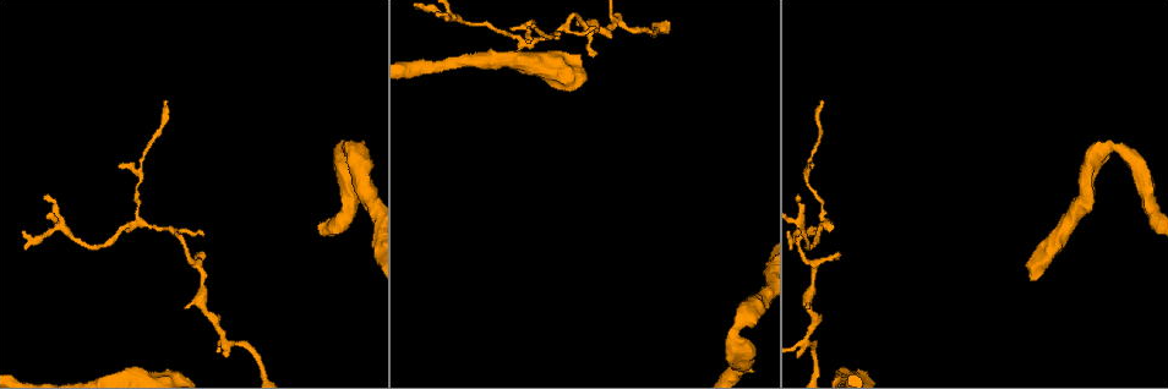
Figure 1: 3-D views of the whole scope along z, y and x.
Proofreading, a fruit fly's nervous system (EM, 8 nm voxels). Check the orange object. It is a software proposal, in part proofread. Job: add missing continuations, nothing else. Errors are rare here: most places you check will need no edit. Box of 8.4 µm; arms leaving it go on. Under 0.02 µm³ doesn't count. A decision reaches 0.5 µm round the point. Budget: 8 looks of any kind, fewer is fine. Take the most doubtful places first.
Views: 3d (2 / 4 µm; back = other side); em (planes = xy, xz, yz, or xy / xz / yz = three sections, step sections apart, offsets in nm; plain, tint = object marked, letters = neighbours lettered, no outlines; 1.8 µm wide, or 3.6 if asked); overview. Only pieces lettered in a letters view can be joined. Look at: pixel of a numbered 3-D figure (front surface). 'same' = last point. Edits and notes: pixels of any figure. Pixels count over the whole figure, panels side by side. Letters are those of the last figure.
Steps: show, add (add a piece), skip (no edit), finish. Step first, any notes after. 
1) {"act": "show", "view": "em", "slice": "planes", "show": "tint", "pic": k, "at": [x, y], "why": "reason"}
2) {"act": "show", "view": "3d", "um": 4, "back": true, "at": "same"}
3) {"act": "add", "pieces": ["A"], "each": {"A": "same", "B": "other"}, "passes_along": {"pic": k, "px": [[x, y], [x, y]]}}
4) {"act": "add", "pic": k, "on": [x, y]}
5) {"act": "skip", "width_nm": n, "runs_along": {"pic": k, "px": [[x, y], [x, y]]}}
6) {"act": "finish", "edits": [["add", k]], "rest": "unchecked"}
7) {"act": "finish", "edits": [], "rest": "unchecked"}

{"act": "show", "view": "em", "slice": "planes", "show": "tint", "pic": 1, "at": [559, 38], "why": "free end"}

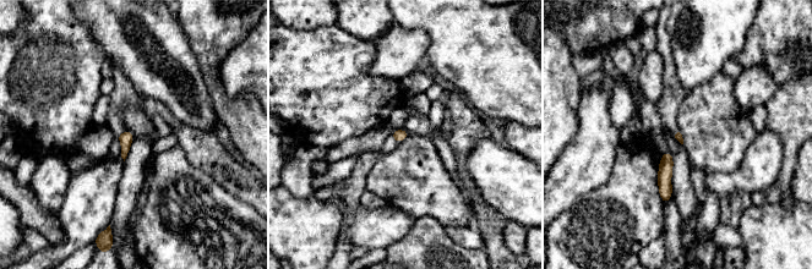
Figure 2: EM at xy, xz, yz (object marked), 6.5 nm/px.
{"act": "show", "view": "em", "slice": "planes", "show": "letters", "at": "same", "why": "what lies round it"}

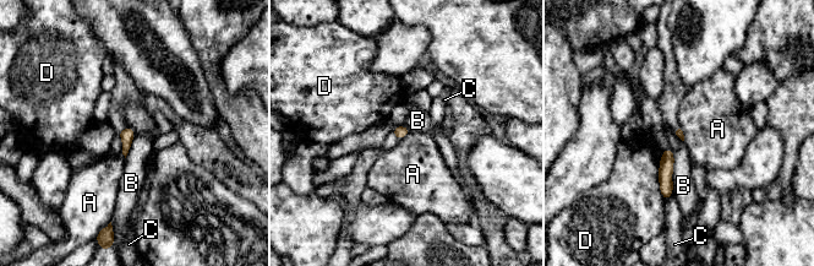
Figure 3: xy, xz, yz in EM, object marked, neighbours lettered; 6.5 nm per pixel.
{"act": "skip", "each": {"A": "other", "B": "other", "C": "other", "D": "other"}, "border": {"pic": 3, "px": [[410, 131], [399, 140]]}, "found": "none of them fits"}

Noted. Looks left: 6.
{"act": "show", "view": "3d", "um": 4, "pic": 1, "at": [201, 251], "why": "branch stops here"}

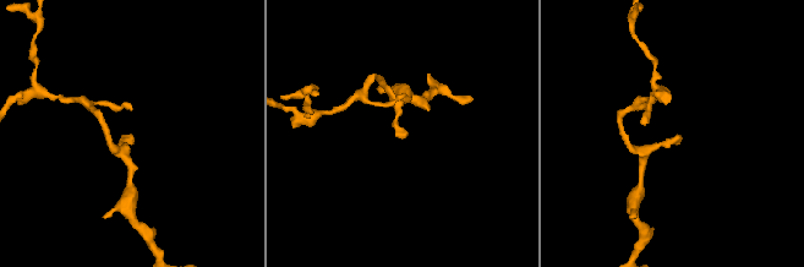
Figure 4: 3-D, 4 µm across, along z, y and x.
{"act": "show", "view": "em", "slice": "yz", "step": 16, "show": "letters", "pic": 4, "at": [680, 135]}

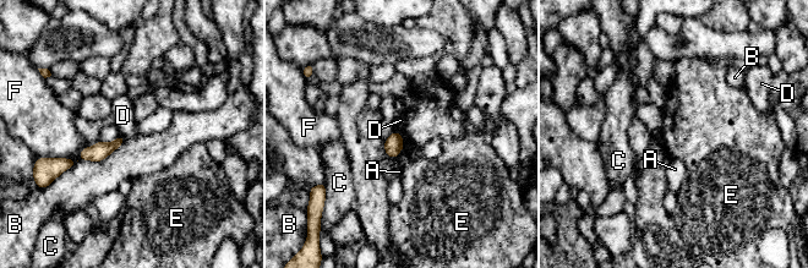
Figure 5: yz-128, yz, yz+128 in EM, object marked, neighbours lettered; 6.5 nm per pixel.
{"act": "skip", "each": {"A": "other", "B": "other", "C": "other", "D": "other", "E": "other", "F": "other"}, "border": {"pic": 5, "px": [[399, 134], [404, 147]]}, "found": "no lettered piece goes on from it"}

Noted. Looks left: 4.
{"act": "show", "view": "3d", "um": 2, "back": true, "pic": 1, "at": [120, 167], "why": "thin end"}

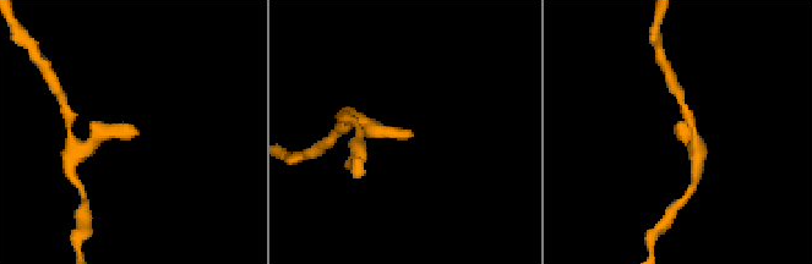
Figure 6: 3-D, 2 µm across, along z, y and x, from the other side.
{"act": "show", "view": "em", "um": 3.6, "slice": "yz", "step": 16, "show": "letters", "pic": 6, "at": [135, 133]}

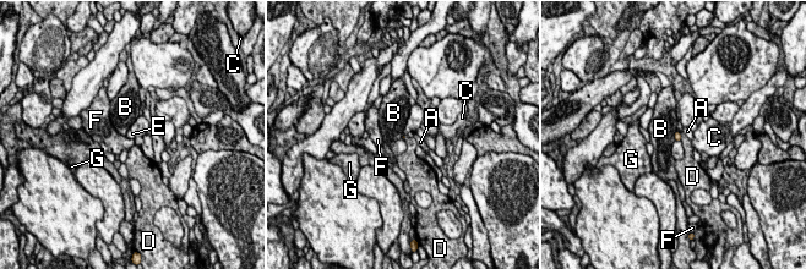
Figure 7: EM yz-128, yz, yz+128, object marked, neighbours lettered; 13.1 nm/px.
{"act": "skip", "each": {"A": "other", "B": "other", "C": "other", "D": "other", "E": "other", "F": "other", "G": "other"}, "border": {"pic": 7, "px": [[675, 140], [680, 141]]}, "found": "none of them fits"}

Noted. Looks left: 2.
{"act": "finish", "edits": [], "rest": "unchecked"}

